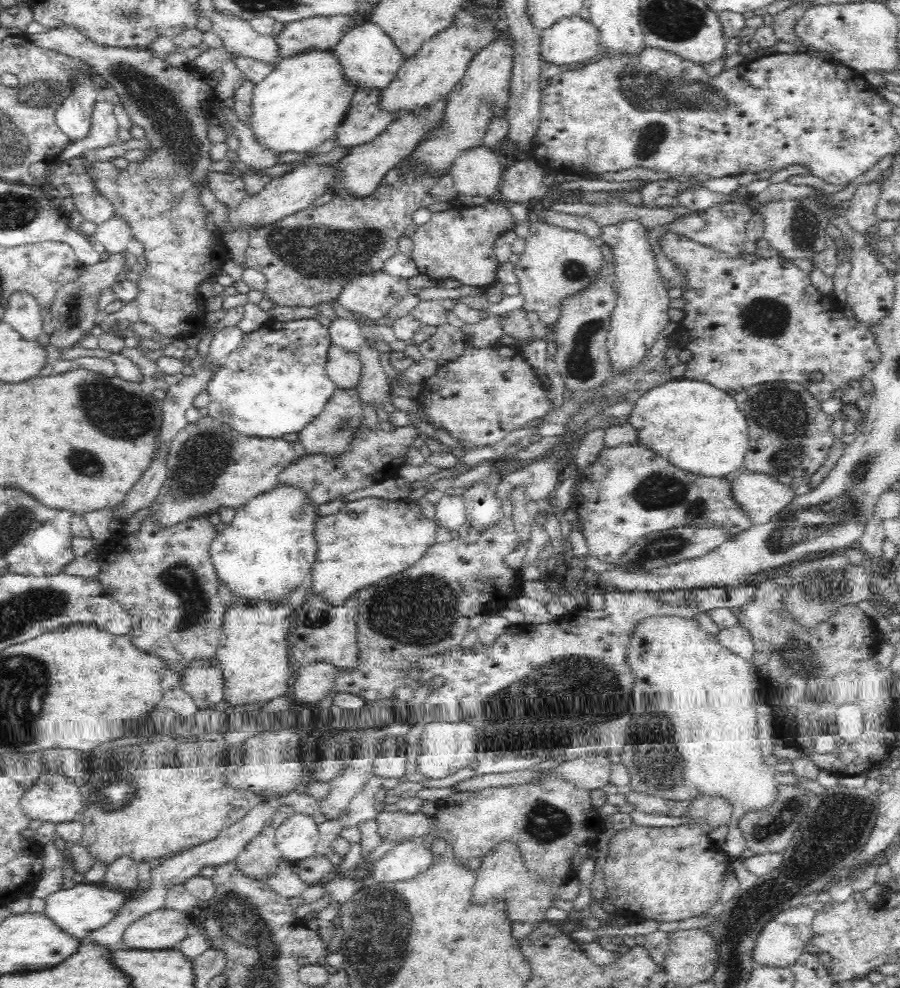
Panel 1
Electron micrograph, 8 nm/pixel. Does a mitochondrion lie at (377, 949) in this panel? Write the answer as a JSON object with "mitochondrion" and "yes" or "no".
{"mitochondrion":"yes"}

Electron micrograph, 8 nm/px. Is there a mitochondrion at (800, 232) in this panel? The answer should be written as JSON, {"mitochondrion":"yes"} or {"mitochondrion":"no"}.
{"mitochondrion":"yes"}

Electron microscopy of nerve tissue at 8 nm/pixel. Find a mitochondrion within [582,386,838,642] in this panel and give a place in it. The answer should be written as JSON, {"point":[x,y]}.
{"point":[656,490]}

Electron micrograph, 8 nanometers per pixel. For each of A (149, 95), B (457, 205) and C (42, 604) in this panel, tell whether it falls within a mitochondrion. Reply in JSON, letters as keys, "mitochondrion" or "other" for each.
{"A":"mitochondrion","B":"other","C":"mitochondrion"}

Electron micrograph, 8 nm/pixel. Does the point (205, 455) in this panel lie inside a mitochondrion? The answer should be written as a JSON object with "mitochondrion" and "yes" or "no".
{"mitochondrion":"yes"}

